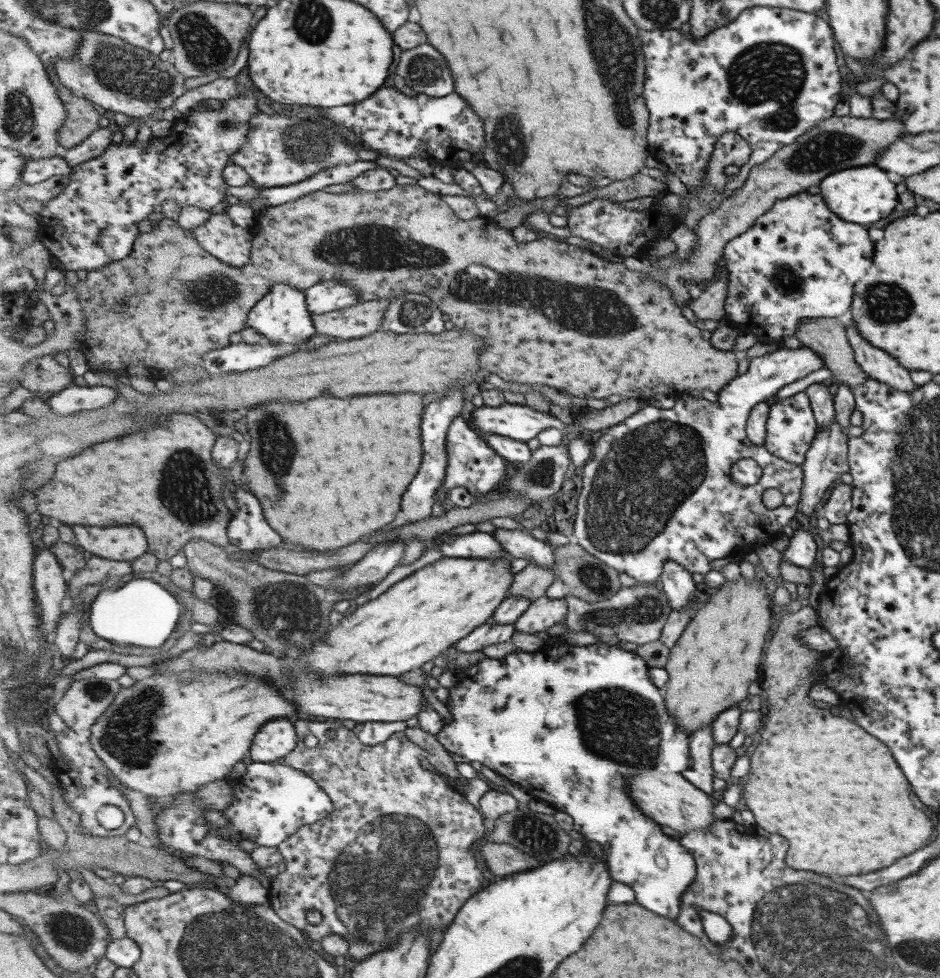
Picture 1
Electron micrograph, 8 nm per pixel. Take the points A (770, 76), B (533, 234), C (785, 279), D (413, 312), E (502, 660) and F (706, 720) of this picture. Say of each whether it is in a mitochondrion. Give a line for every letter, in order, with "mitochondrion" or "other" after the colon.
A: mitochondrion
B: other
C: mitochondrion
D: mitochondrion
E: other
F: other

